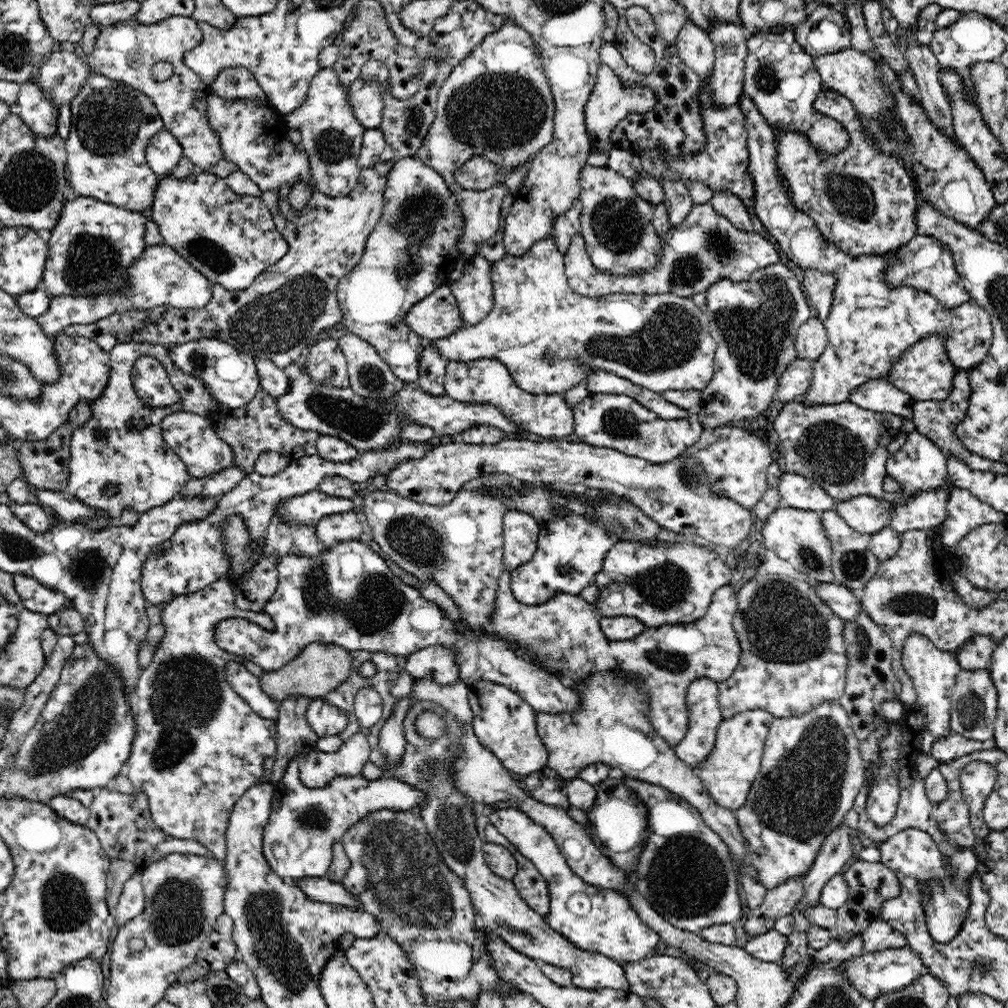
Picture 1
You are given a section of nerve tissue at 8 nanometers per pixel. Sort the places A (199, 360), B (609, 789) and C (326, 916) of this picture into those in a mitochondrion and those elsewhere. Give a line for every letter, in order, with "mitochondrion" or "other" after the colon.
A: mitochondrion
B: other
C: other

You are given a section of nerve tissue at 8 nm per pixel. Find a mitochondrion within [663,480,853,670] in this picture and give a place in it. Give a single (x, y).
(782, 622)

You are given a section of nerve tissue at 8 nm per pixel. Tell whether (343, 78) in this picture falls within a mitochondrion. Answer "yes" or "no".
no

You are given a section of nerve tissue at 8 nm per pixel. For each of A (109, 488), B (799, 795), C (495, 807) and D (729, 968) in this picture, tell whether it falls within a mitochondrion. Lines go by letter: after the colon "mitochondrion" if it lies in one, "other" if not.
A: other
B: mitochondrion
C: other
D: other

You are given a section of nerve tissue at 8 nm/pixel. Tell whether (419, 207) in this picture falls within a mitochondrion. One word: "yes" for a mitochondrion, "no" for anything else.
yes

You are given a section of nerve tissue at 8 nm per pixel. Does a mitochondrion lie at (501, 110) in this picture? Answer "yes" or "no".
yes

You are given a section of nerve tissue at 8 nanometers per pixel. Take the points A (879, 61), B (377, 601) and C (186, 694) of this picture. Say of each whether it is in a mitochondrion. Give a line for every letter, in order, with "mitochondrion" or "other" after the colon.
A: other
B: mitochondrion
C: mitochondrion

